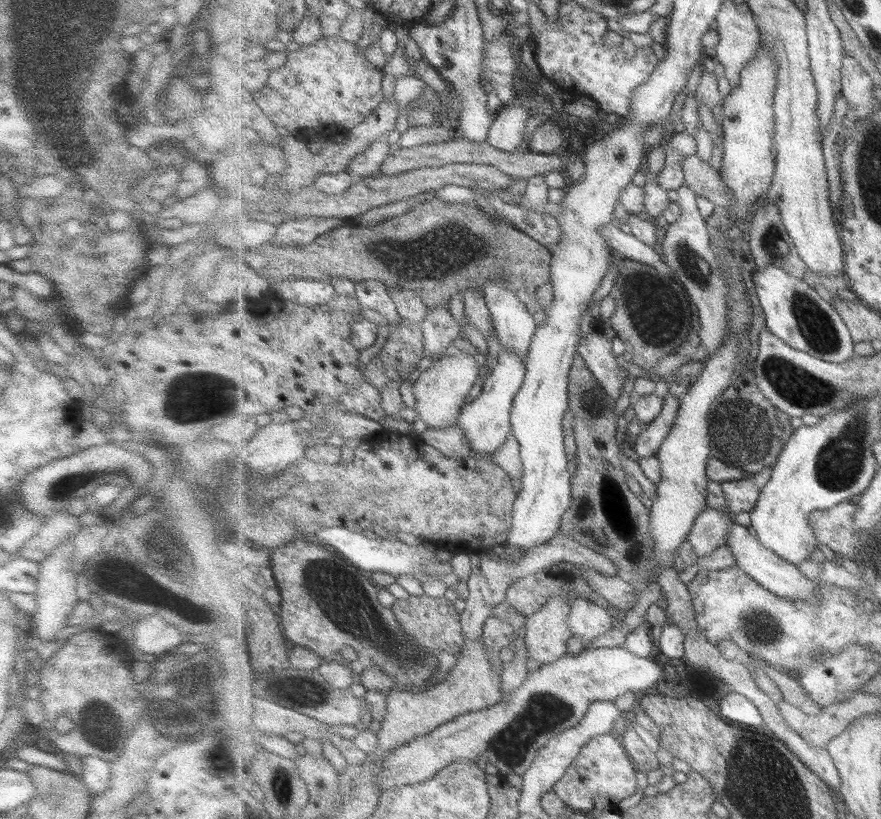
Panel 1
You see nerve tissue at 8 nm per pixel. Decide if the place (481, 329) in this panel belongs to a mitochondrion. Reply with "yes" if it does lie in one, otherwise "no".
no

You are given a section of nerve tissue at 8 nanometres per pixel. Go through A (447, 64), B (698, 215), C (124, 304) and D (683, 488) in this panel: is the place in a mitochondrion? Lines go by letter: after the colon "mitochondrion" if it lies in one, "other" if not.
A: other
B: other
C: other
D: other

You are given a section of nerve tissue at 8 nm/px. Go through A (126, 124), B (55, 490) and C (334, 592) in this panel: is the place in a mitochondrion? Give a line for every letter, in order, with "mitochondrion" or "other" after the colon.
A: other
B: mitochondrion
C: mitochondrion

